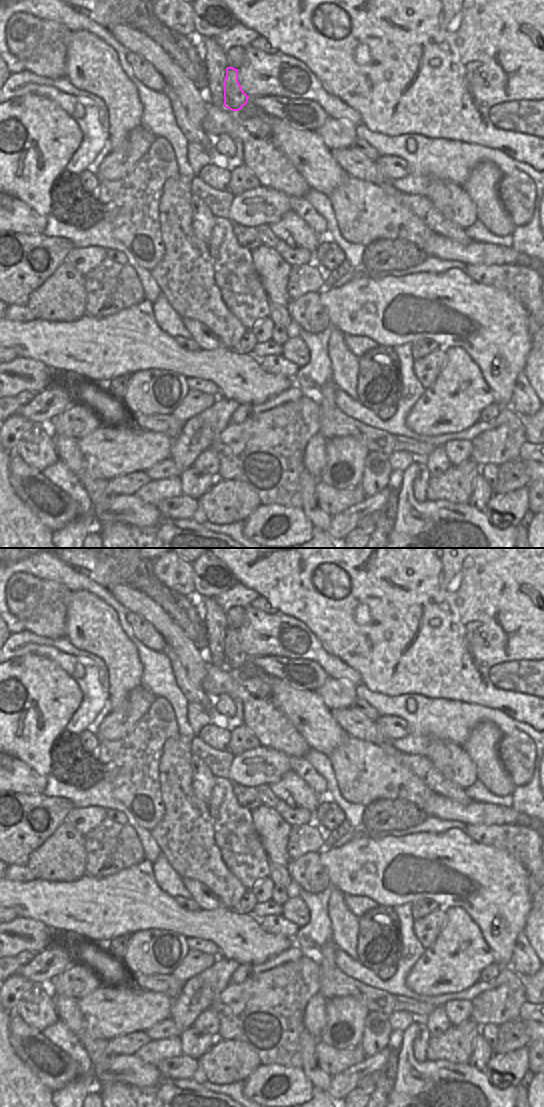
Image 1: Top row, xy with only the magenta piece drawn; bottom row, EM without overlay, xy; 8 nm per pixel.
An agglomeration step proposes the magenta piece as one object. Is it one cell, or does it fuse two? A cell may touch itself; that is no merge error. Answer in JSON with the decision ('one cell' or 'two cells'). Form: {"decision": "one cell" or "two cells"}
{"decision": "one cell"}

